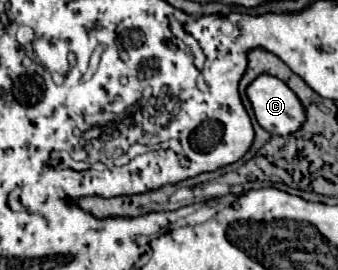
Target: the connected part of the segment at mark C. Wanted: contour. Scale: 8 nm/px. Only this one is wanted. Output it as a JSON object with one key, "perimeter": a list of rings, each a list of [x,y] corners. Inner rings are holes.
{"perimeter":[[[271,74],[257,76],[247,86],[247,98],[257,122],[271,134],[287,136],[301,128],[305,116],[295,92]]]}

